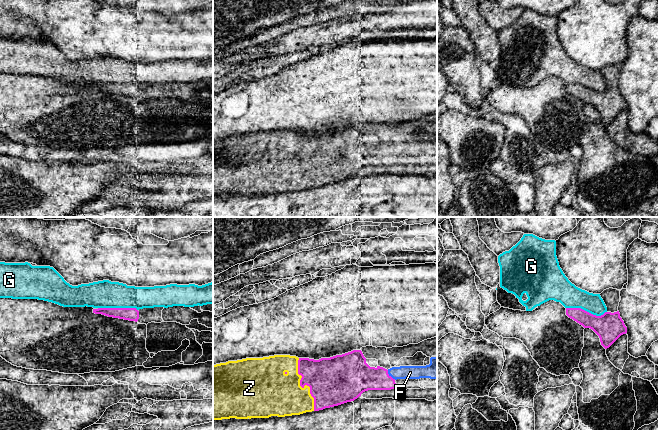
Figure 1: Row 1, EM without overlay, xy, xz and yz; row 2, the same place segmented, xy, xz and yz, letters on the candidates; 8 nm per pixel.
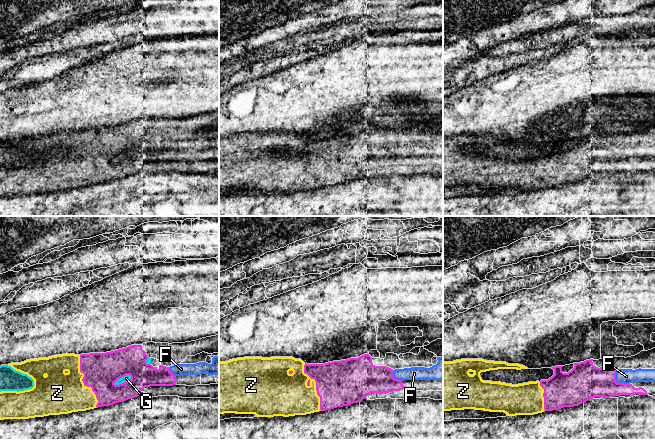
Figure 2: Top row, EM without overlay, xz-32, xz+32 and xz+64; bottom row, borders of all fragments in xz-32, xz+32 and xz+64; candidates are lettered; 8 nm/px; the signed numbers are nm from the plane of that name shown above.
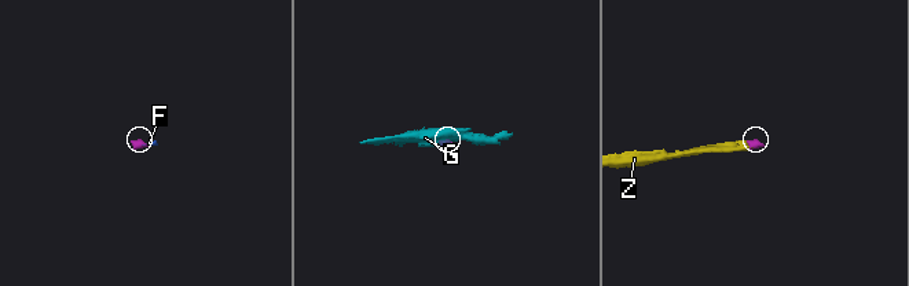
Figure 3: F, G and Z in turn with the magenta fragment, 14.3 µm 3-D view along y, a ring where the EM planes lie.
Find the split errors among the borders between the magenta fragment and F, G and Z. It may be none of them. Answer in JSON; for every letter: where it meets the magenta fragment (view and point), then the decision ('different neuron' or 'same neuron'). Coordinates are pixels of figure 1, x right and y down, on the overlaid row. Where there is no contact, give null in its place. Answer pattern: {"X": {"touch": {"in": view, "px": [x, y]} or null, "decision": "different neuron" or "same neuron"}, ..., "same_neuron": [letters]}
{"F": {"touch": {"in": "xz", "px": [390, 376]}, "decision": "same neuron"}, "G": {"touch": {"in": "yz", "px": [586, 311]}, "decision": "different neuron"}, "Z": {"touch": {"in": "xz", "px": [303, 387]}, "decision": "same neuron"}, "same_neuron": ["F", "Z"]}

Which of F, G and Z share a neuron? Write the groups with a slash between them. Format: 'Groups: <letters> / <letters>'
Groups: F Z / G

